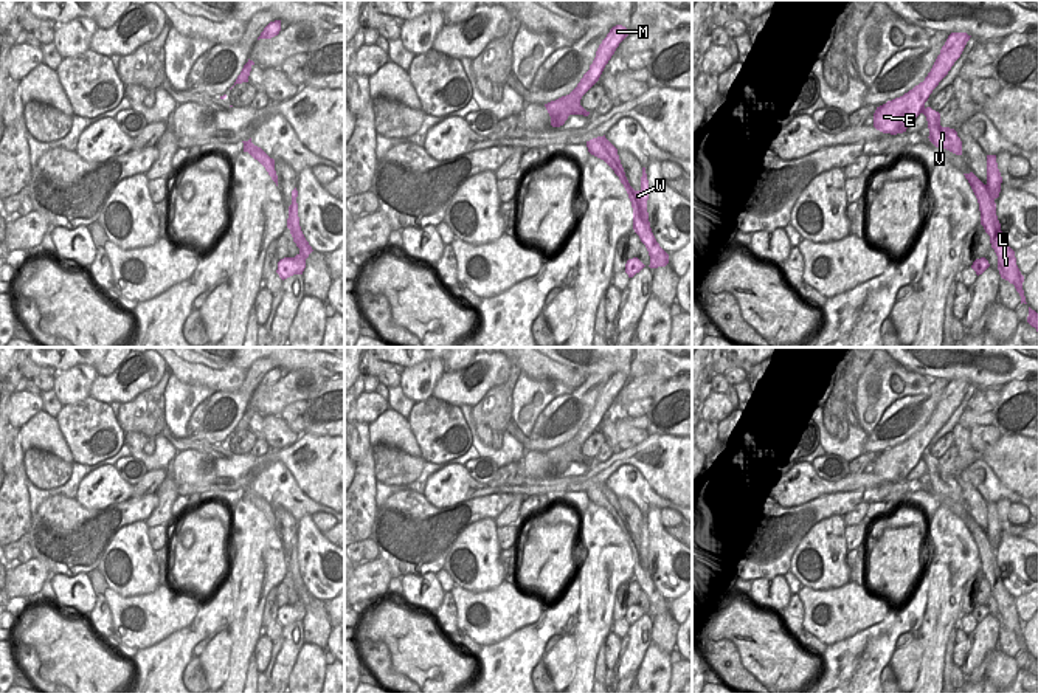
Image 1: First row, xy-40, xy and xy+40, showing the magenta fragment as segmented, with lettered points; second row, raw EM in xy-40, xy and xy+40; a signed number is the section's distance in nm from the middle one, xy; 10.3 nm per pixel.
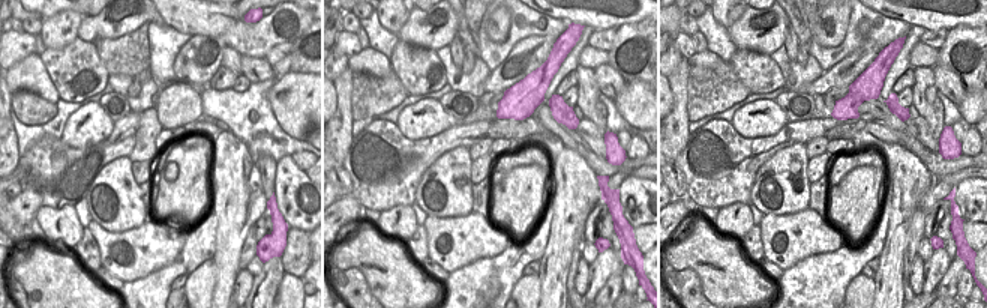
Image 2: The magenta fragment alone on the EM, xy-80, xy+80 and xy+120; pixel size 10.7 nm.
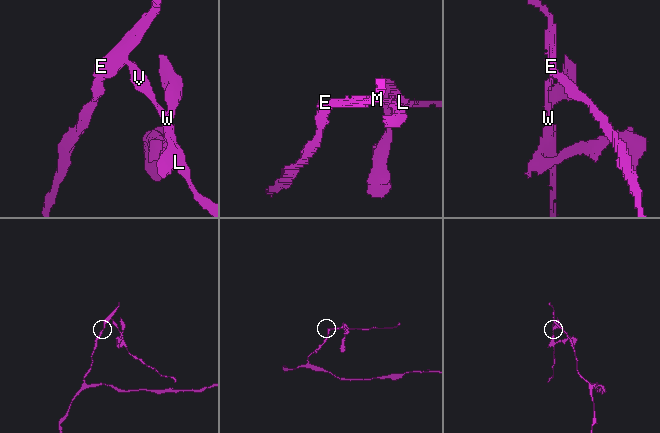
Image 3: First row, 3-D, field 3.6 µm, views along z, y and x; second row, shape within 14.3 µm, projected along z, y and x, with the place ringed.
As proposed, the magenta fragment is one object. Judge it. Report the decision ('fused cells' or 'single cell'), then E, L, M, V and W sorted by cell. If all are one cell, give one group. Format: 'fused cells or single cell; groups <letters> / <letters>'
fused cells; groups E M / L V W

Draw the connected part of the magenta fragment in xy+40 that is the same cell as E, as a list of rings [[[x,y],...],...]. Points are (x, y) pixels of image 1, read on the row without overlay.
[[[951,380],[925,428],[903,443],[877,454],[874,474],[891,482],[906,479],[912,468],[925,460],[925,450],[960,405],[970,384],[967,380]]]

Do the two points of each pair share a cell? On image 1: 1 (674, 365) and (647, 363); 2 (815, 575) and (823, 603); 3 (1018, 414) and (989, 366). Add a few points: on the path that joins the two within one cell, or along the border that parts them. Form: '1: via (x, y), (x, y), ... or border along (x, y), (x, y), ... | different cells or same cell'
1: via (667, 365), (653, 363) | same cell
2: border along (849, 580), (826, 589), (802, 586) | different cells
3: border along (1021, 377), (1001, 386) | different cells

